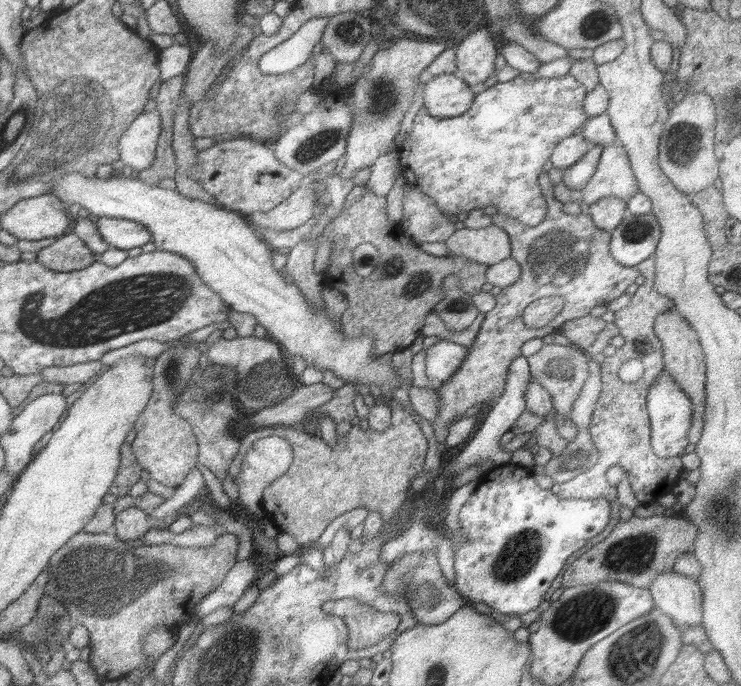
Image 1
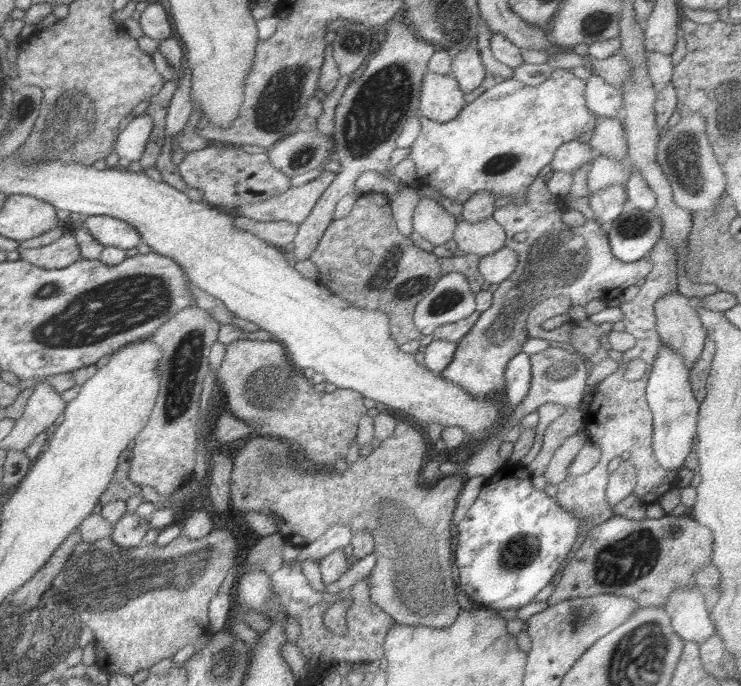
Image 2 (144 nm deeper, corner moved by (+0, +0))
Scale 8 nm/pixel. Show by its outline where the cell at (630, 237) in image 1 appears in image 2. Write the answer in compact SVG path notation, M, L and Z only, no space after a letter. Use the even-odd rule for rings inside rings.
M627 206L625 212L607 226L607 232L613 258L623 264L631 264L645 258L661 240L663 224L659 216Z

